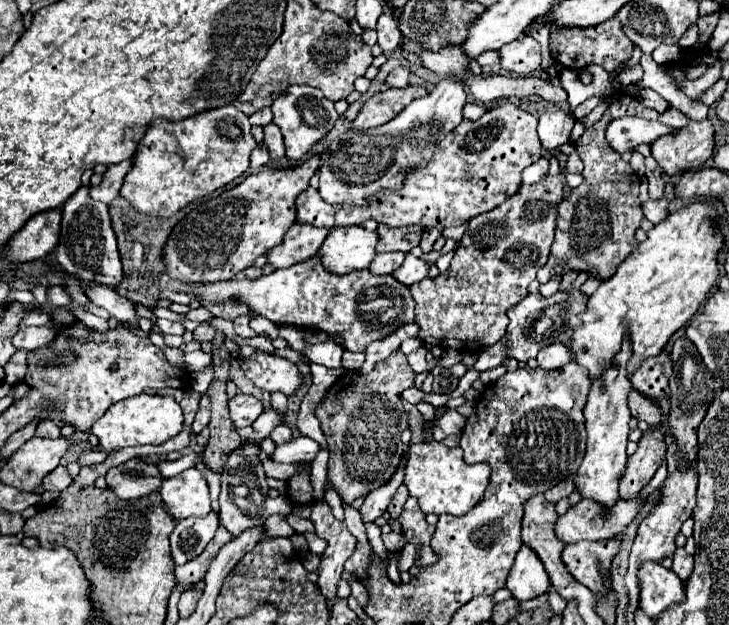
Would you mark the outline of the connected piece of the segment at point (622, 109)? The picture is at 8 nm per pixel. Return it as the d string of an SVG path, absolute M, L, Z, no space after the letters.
M619 94L613 98L613 104L605 110L603 118L595 122L591 128L585 130L585 134L575 142L575 148L585 162L583 176L585 182L571 190L569 198L563 198L557 206L557 228L555 228L555 242L551 246L549 258L543 268L537 272L537 282L545 284L549 282L557 270L561 276L569 270L575 272L589 272L589 276L597 278L611 278L617 270L617 266L631 254L631 250L637 246L635 230L639 228L639 222L643 220L643 210L639 204L639 176L635 176L633 168L621 160L611 146L607 146L607 140L603 138L603 130L607 128L607 122L611 118L621 116L639 116L647 120L657 120L659 114L655 110L645 108L639 104L637 98L629 94Z

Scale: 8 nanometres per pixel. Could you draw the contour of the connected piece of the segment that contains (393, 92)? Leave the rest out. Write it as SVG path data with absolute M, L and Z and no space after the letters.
M411 86L407 88L387 88L371 96L359 110L357 118L353 120L353 128L367 130L381 126L395 118L395 112L401 112L411 102Z

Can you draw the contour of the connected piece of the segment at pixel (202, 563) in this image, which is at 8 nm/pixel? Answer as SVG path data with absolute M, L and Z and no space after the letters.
M219 526L213 540L205 546L205 550L203 550L203 554L199 554L199 558L193 558L191 562L187 562L183 566L175 566L175 588L185 592L185 590L193 588L197 582L201 582L205 578L205 572L207 572L209 564L217 556L219 548L223 544L227 544L229 540L231 540L231 534L227 534L227 530L223 530Z

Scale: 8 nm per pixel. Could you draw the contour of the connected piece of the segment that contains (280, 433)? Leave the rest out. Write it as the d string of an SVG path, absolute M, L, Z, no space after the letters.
M277 426L277 428L273 428L273 432L269 434L271 436L271 440L275 442L275 444L283 444L283 442L289 442L291 438L293 438L293 432L291 432L291 428L287 428L287 426Z

